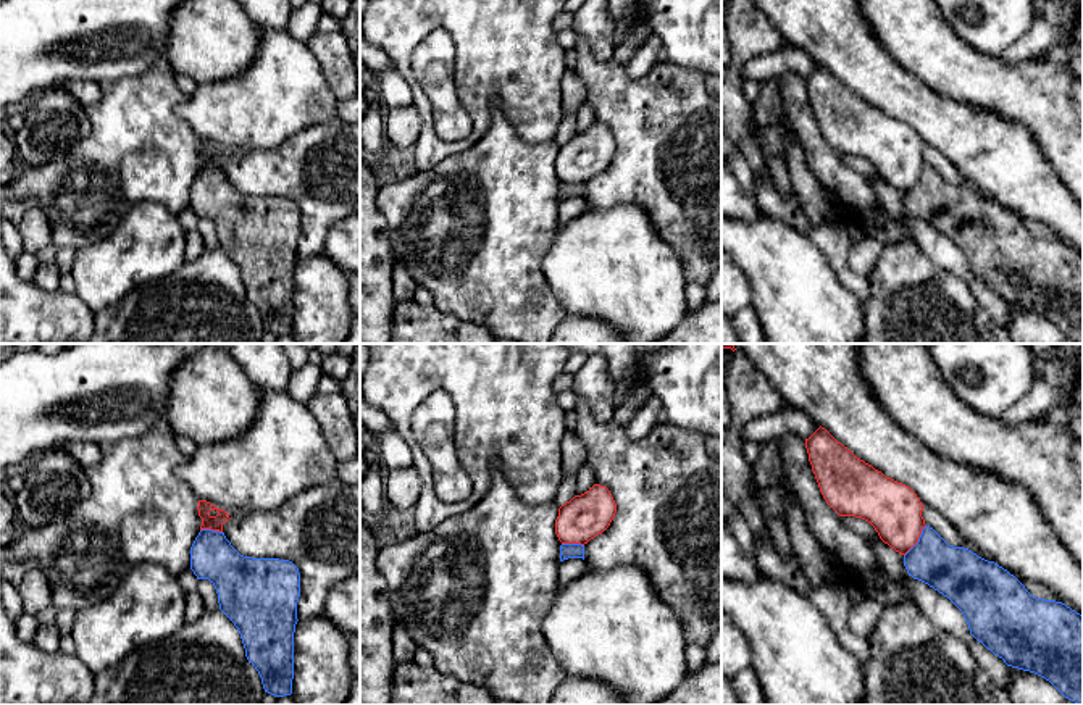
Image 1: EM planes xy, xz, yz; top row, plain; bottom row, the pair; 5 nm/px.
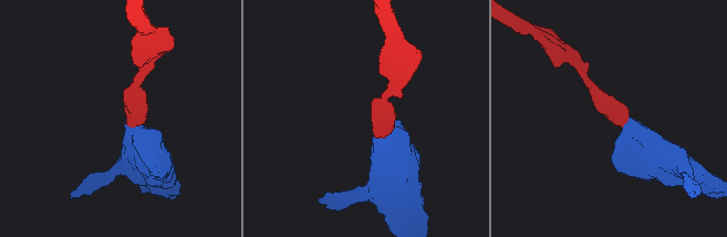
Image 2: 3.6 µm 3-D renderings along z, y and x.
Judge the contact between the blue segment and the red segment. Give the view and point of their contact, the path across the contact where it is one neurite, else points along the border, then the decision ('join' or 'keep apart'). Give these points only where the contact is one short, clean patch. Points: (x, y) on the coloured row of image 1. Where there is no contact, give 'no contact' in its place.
contact yz (919, 541); border yz (925, 525), (919, 541), (904, 555); keep apart

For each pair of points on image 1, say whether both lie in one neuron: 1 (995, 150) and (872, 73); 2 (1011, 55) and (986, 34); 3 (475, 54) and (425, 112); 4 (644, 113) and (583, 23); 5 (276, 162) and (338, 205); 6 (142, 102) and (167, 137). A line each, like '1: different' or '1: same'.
1: same
2: different
3: same
4: different
5: same
6: same

